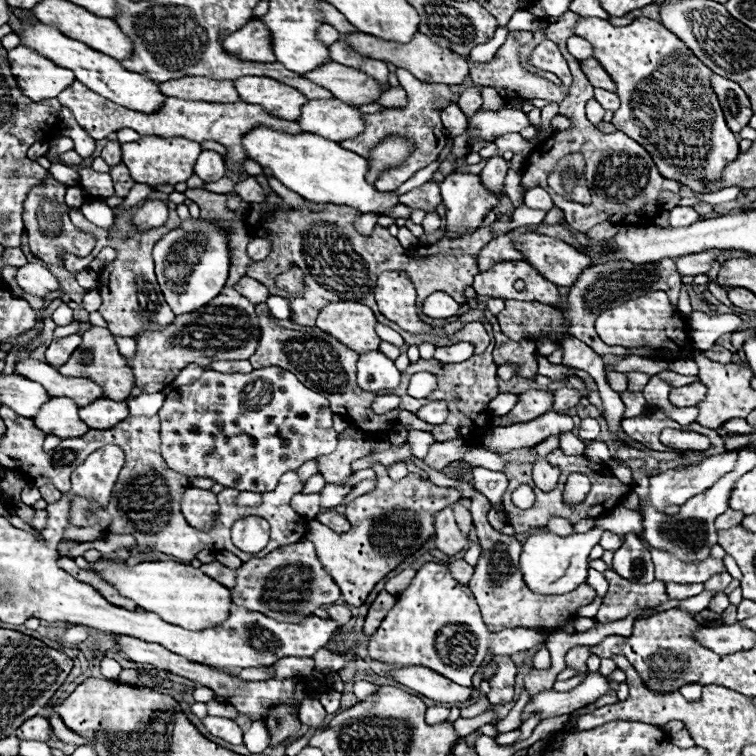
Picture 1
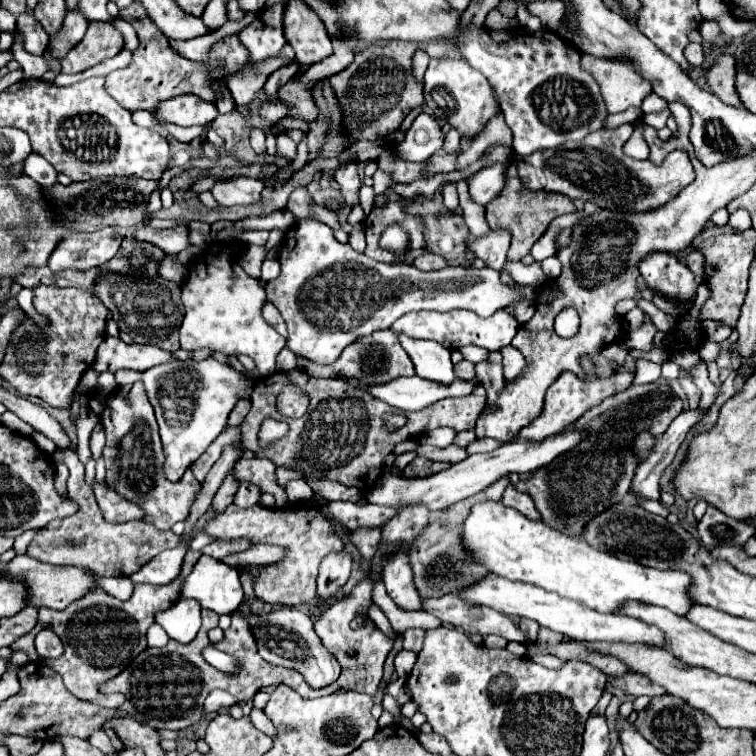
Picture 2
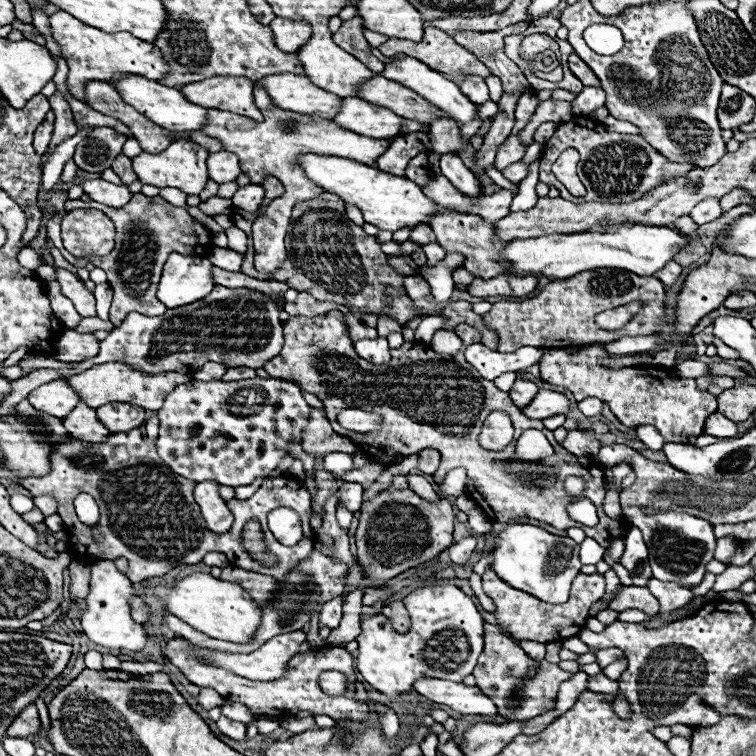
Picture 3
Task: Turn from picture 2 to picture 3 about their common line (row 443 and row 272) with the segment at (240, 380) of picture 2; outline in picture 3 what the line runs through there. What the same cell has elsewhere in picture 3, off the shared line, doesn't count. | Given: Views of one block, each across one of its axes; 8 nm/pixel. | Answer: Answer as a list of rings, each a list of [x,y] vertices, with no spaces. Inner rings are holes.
[[[172,252],[164,264],[158,284],[158,300],[166,308],[178,308],[202,300],[214,288],[212,262],[204,256],[184,256]]]

